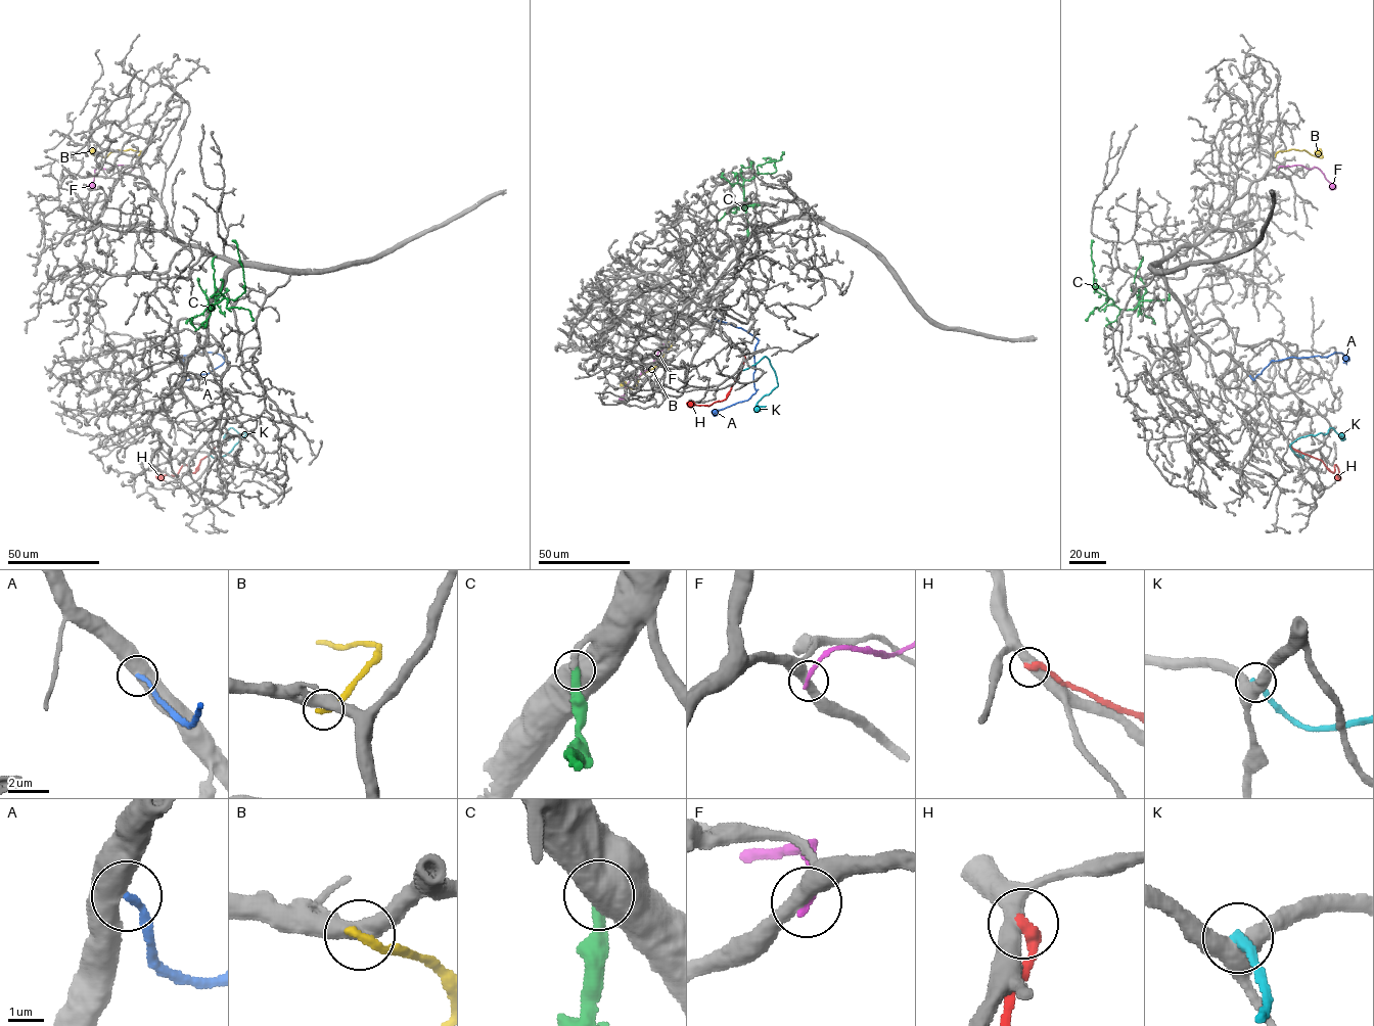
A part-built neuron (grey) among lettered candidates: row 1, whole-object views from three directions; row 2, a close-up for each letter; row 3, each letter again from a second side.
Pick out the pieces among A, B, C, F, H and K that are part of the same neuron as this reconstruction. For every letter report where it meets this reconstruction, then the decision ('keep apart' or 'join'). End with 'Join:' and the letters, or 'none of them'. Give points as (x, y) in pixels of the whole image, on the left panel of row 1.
A: contact (183, 375); keep apart
B: contact (136, 157); keep apart
C: contact (217, 291); join
F: contact (132, 169); keep apart
H: contact (214, 447); keep apart
K: contact (209, 454); keep apart
Join: C

